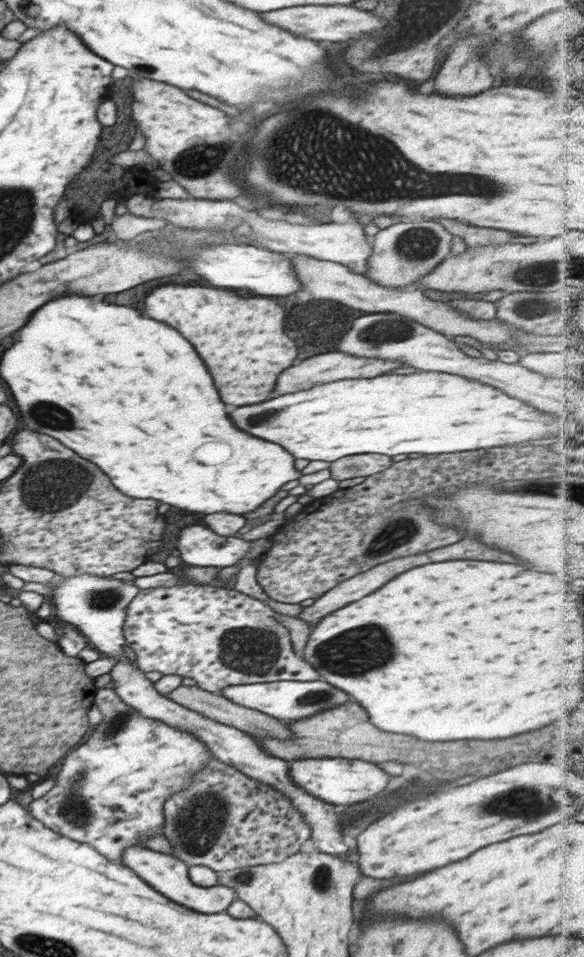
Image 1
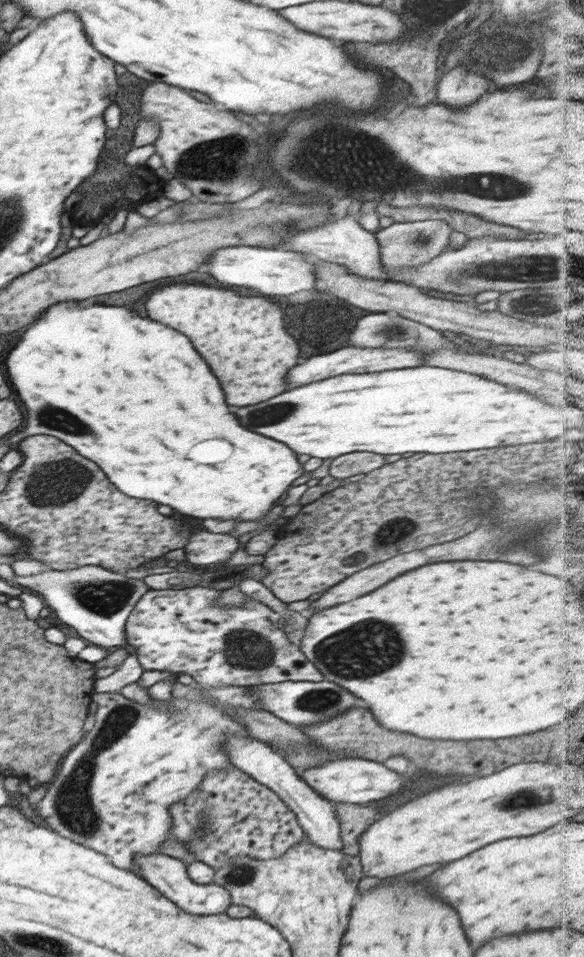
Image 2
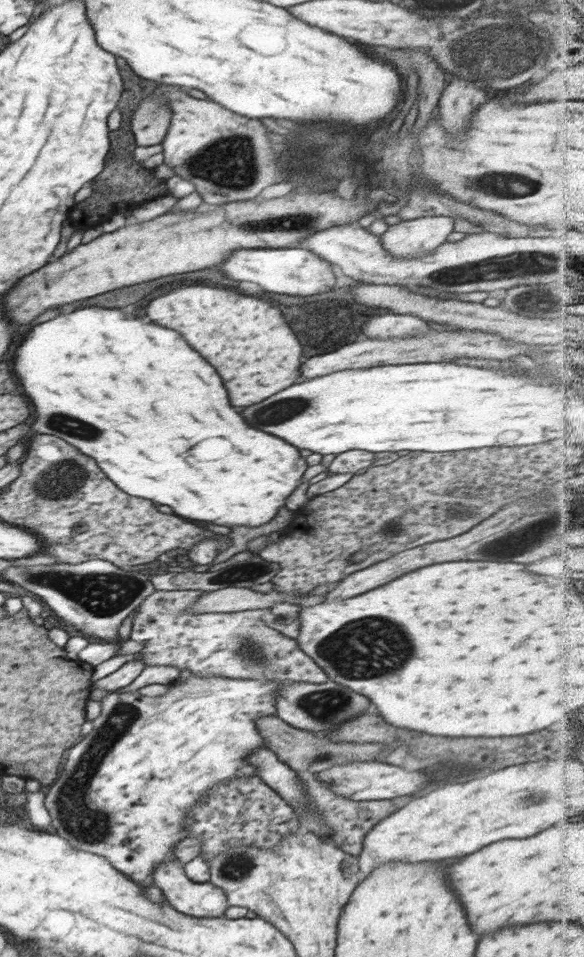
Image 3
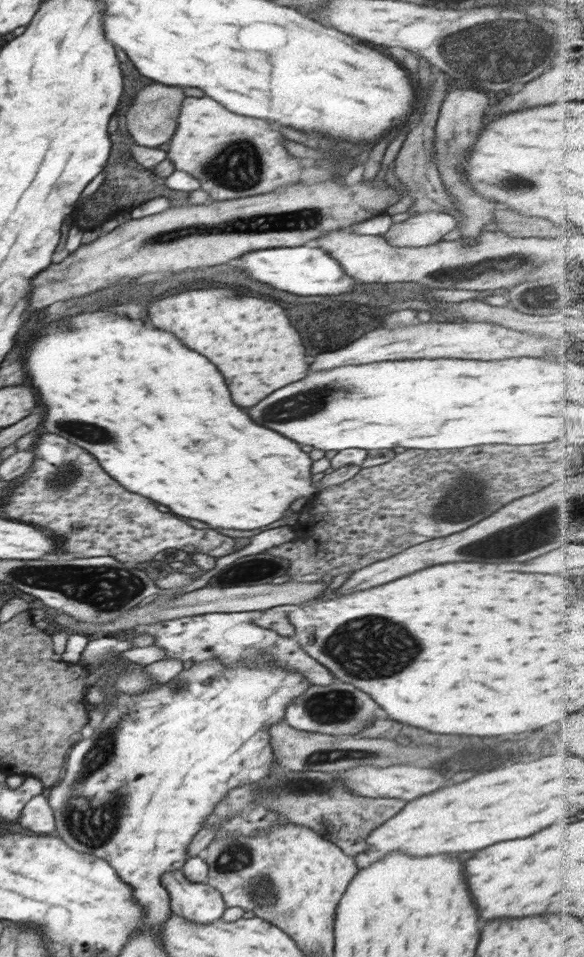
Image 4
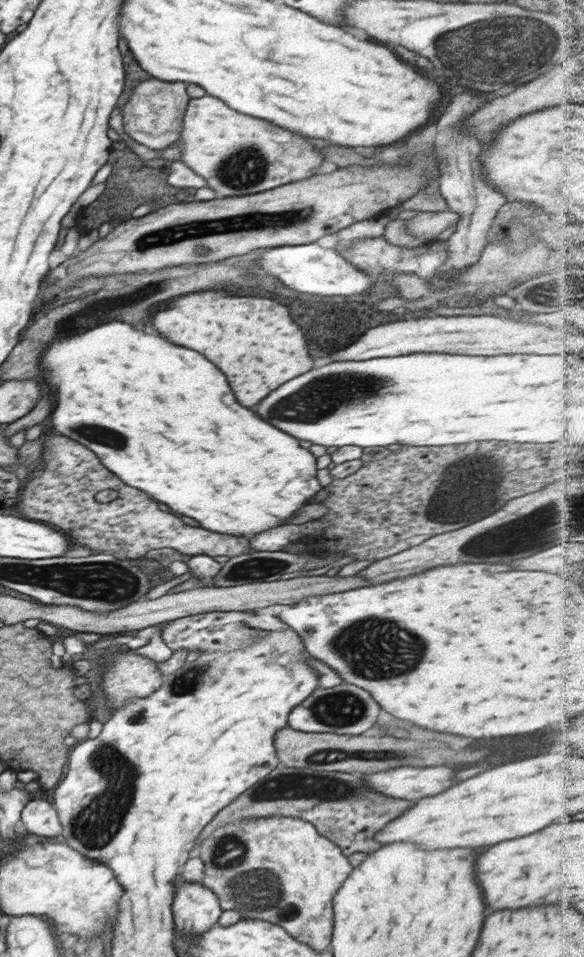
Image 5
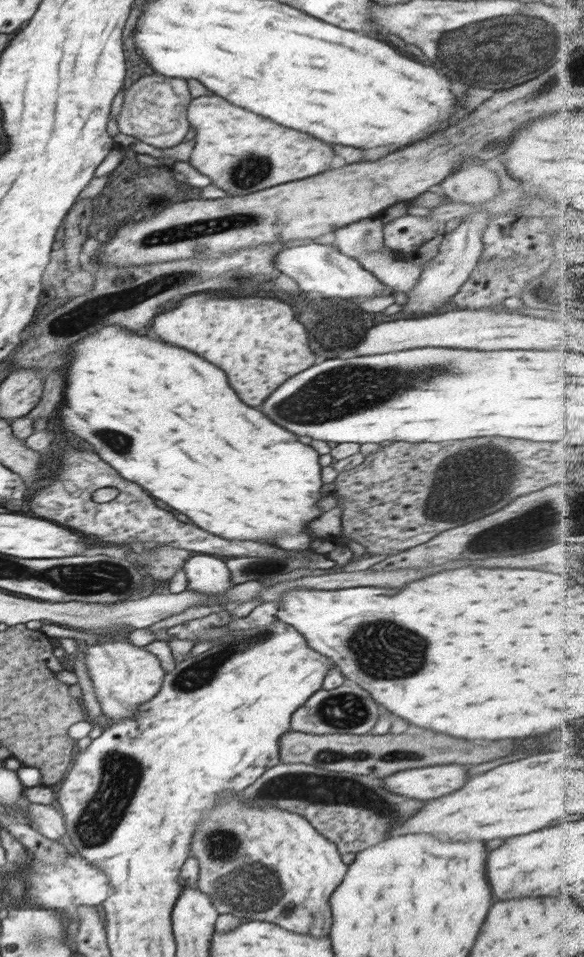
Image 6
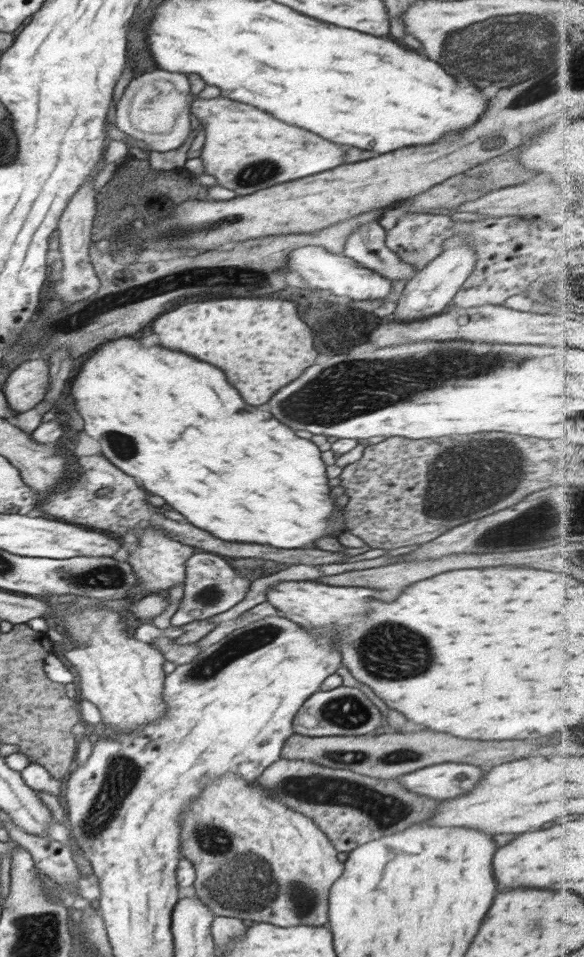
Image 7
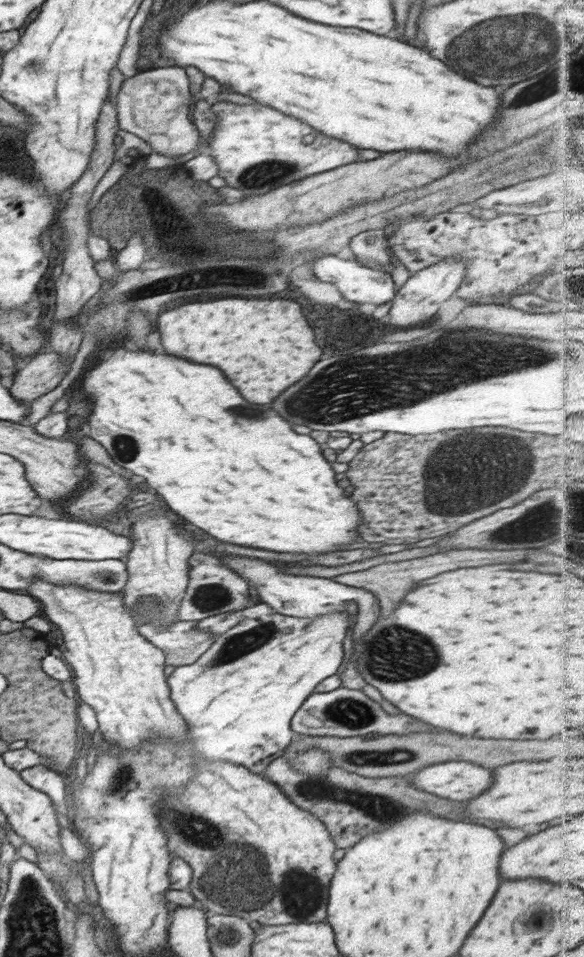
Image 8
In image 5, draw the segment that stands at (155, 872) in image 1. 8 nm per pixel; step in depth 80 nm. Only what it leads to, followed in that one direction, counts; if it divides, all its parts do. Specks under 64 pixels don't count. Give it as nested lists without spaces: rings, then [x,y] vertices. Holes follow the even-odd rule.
[[[180,876],[174,880],[174,893],[172,912],[175,922],[176,933],[182,936],[198,936],[204,934],[212,928],[223,913],[218,895],[204,888],[201,883],[188,883],[183,881]]]

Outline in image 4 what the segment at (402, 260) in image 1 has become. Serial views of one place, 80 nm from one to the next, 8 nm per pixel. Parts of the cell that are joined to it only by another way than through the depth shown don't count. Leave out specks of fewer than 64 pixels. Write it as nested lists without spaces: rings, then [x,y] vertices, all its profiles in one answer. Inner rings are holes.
[[[426,212],[393,223],[383,237],[392,246],[430,246],[442,241],[442,236],[454,230],[456,224],[456,218],[450,213]]]

